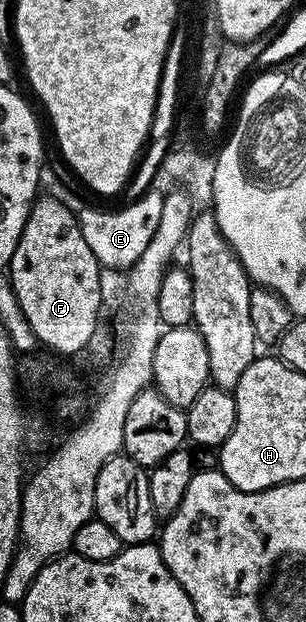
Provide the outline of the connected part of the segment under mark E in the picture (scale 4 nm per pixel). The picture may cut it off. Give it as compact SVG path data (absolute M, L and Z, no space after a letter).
M153 189L131 205L117 211L97 211L82 208L78 212L83 237L86 238L87 245L90 246L102 268L128 271L133 267L155 234L160 222L164 199L162 190Z

